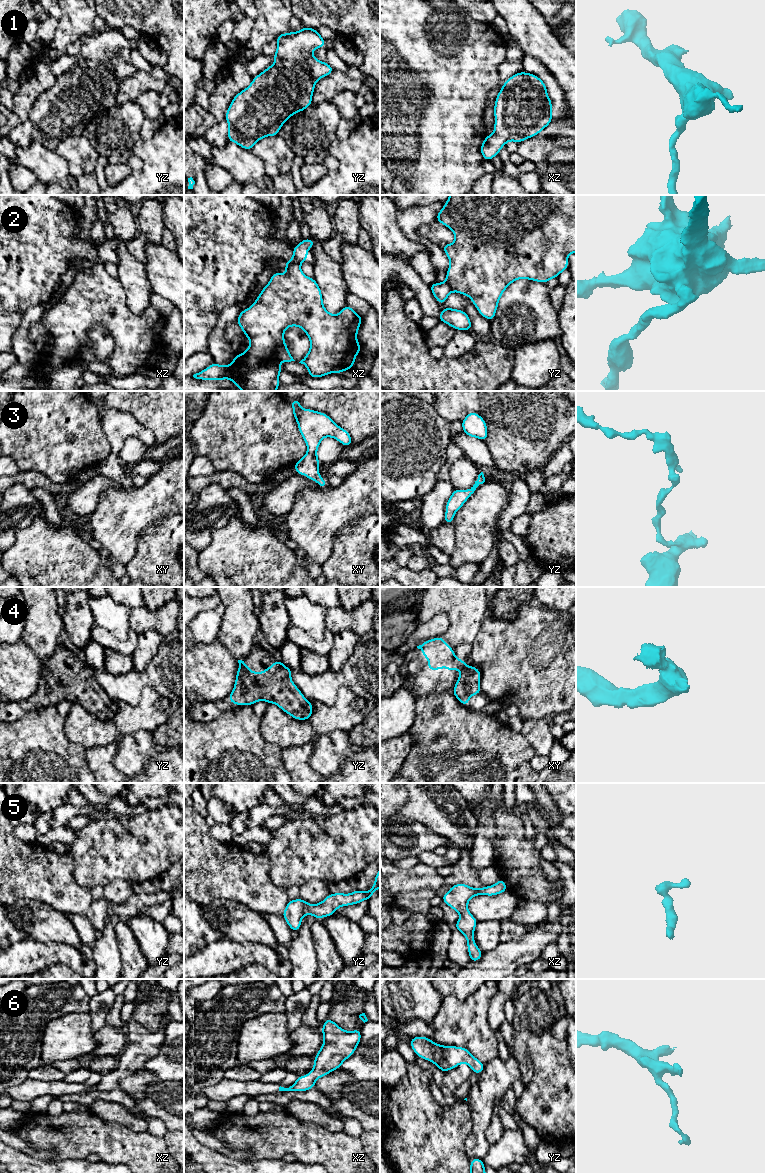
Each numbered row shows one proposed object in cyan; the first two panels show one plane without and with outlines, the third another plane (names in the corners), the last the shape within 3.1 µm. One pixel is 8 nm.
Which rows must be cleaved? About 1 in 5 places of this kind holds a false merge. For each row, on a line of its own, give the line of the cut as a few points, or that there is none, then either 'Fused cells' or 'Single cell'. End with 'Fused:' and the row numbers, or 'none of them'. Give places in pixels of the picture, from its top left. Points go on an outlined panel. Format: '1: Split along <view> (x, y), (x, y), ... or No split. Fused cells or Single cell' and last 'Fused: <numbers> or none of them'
1: No split. Single cell
2: Split along xz (299, 263), (291, 263), (286, 268). Fused cells
3: No split. Single cell
4: Split along xy (465, 665), (461, 670). Fused cells
5: No split. Single cell
6: No split. Single cell
Fused: 2, 4

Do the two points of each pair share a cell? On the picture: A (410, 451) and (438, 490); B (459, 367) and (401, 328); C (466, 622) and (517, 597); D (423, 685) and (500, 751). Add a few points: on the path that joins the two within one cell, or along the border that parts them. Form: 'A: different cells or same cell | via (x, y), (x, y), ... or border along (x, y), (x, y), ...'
A: different cells | border along (436, 482), (420, 499)
B: same cell | via (443, 367), (432, 367), (409, 344)
C: different cells | border along (490, 601), (487, 608)
D: different cells | border along (451, 691), (417, 697)

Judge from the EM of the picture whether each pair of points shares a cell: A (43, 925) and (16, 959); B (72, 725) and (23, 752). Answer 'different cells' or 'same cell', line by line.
A: different cells
B: different cells

